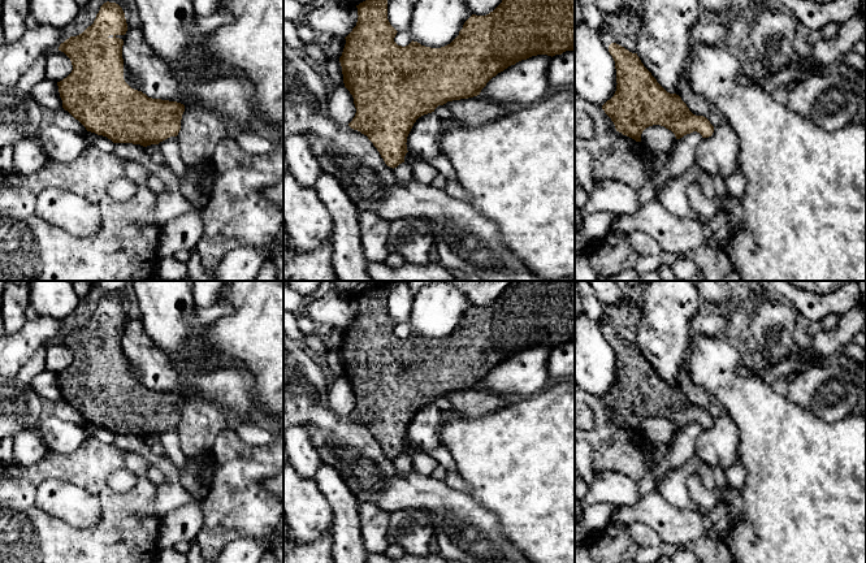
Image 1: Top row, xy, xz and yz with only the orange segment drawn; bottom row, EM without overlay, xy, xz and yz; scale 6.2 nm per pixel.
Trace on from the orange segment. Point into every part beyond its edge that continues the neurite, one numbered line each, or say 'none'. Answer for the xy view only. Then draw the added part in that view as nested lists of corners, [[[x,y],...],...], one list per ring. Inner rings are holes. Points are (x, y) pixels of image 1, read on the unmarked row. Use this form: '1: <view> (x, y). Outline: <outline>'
1: xy (126, 364). Outline: [[[124,354],[124,371],[131,380],[137,381],[137,377],[134,376],[134,373],[130,369],[130,361],[127,360],[125,354]]]

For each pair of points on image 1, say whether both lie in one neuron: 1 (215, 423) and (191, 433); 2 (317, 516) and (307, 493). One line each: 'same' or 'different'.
1: same
2: same

